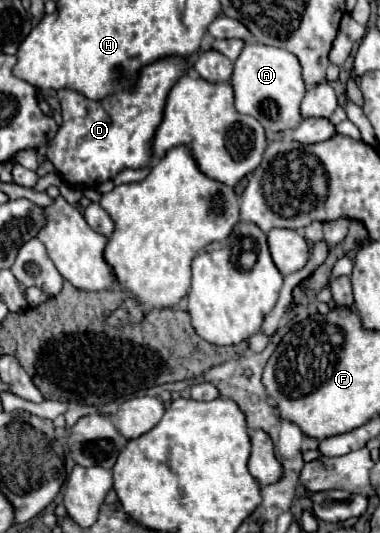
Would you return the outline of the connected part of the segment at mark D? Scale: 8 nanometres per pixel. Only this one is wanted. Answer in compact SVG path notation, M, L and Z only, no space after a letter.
M165 58L165 60L153 62L141 70L133 92L119 92L99 102L87 100L83 94L77 94L73 90L59 90L57 98L61 102L63 124L47 148L47 160L55 166L55 172L61 176L61 180L65 180L71 186L99 186L107 180L113 180L119 172L127 168L135 170L135 168L147 166L151 160L151 138L161 122L165 98L171 86L177 82L177 78L185 74L185 70L187 70L187 64L181 58Z

